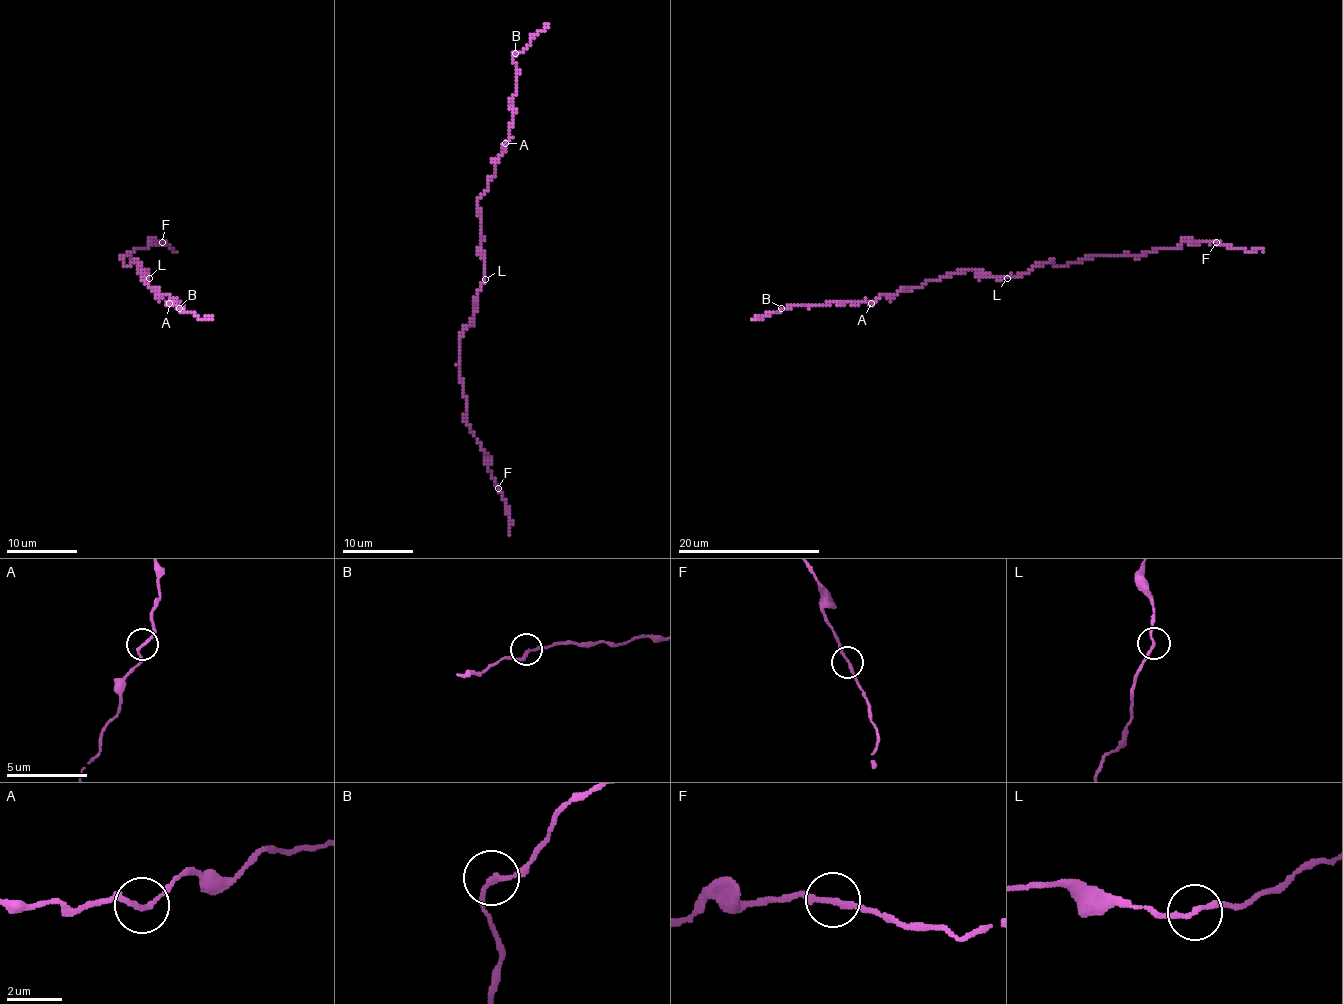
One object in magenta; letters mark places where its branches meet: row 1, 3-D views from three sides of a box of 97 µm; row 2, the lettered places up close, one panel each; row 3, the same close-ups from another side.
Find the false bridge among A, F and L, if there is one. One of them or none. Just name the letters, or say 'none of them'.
none of them

